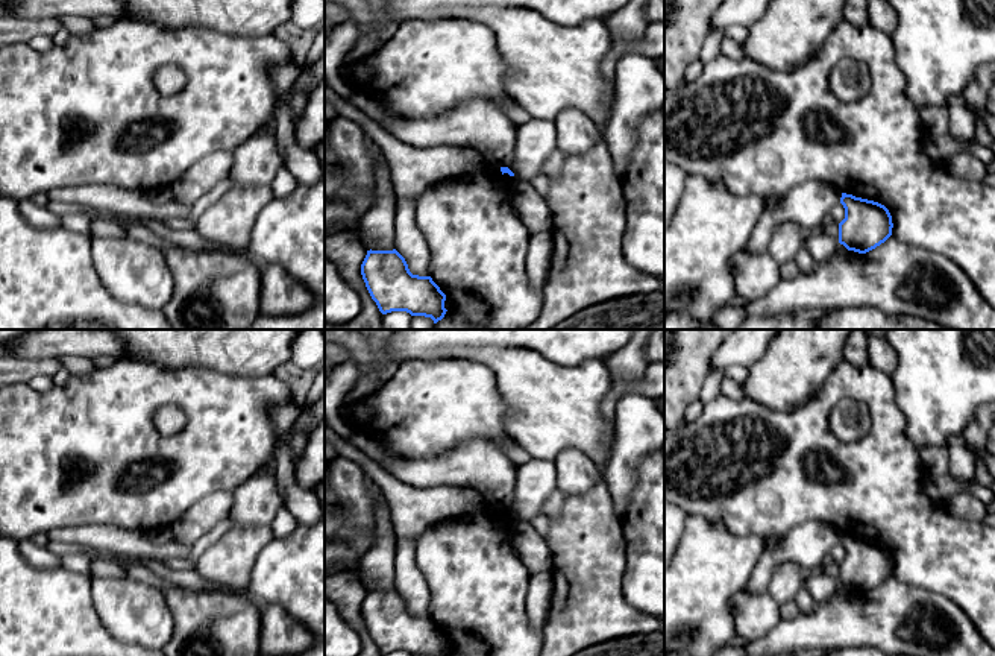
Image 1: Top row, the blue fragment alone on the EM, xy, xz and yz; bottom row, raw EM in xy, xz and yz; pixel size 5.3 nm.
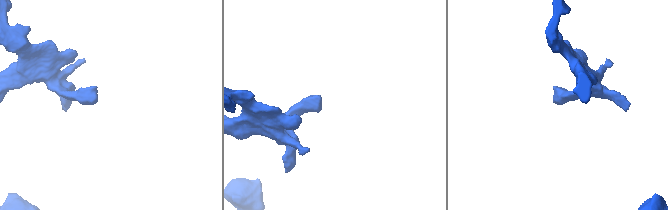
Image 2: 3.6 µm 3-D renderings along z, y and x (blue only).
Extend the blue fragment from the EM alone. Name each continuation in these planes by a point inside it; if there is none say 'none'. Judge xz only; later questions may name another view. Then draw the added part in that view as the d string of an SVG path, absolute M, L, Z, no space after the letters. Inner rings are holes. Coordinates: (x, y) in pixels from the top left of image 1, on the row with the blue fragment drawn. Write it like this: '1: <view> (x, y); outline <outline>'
none

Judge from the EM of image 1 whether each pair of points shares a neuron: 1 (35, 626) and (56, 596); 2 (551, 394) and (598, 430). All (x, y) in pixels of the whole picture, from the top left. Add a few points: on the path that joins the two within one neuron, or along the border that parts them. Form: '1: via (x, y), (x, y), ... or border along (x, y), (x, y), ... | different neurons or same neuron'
1: via (43, 618), (56, 603) | same neuron
2: via (563, 406), (586, 428) | same neuron

